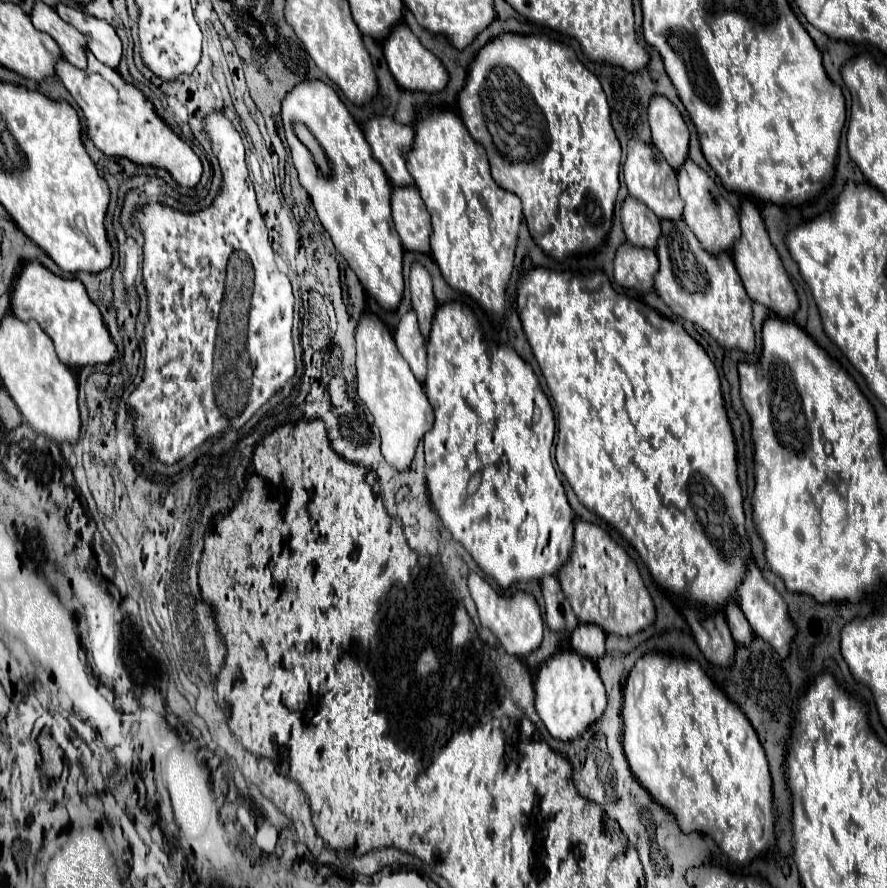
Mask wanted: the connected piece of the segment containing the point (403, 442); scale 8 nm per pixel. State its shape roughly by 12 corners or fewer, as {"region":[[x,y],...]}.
{"region":[[361,315],[357,393],[399,471],[433,427],[421,383],[377,315]]}

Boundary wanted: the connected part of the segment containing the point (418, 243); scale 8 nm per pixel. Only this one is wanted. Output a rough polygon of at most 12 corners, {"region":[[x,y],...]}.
{"region":[[413,185],[393,187],[403,247],[429,253],[431,219]]}

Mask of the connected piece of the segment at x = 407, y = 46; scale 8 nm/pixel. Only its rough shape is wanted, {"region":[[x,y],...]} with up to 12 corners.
{"region":[[403,21],[383,39],[401,89],[437,93],[445,67]]}

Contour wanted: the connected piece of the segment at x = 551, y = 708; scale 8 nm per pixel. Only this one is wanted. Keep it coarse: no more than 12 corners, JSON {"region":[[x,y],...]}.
{"region":[[573,649],[535,677],[535,709],[561,741],[605,711],[591,659]]}

